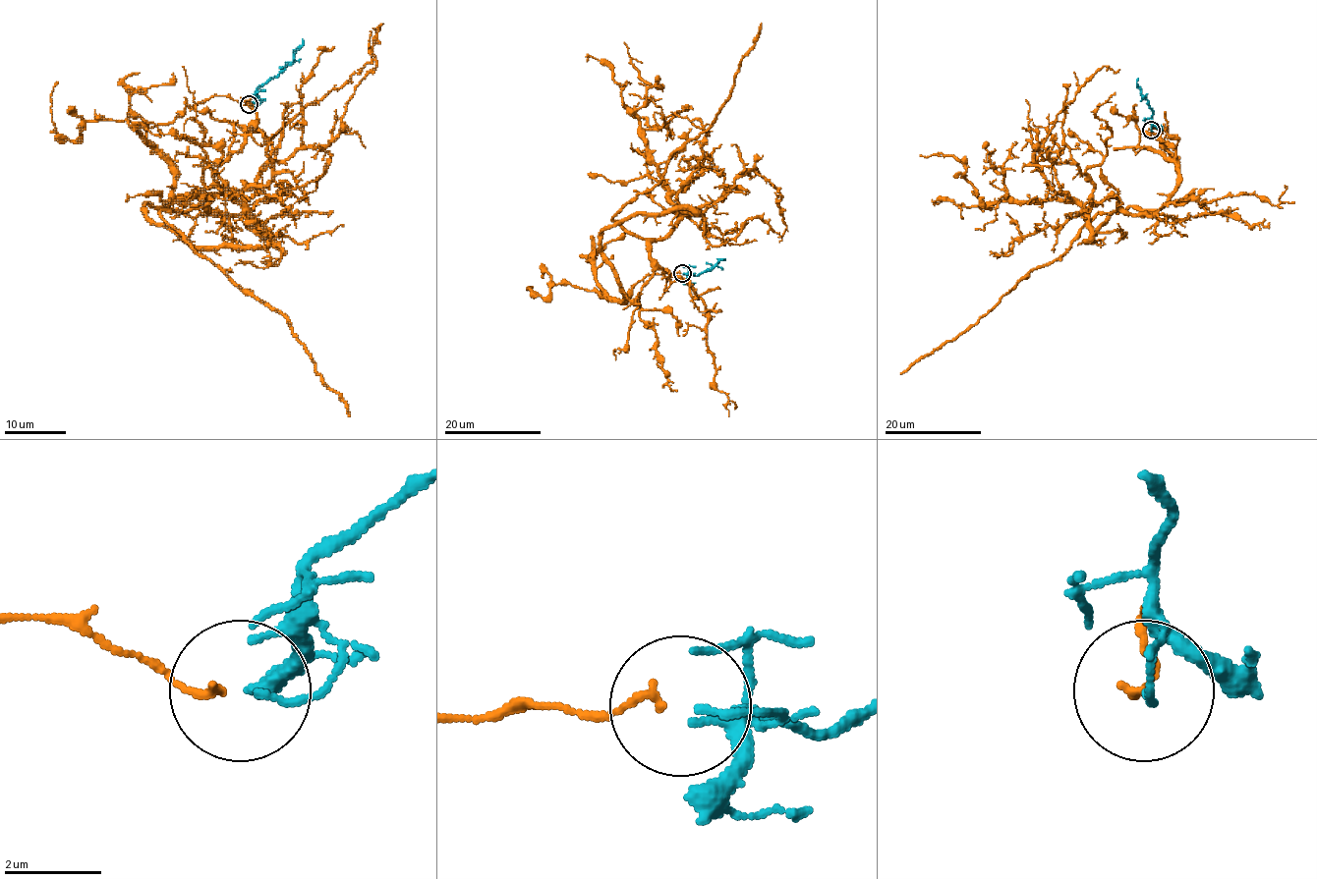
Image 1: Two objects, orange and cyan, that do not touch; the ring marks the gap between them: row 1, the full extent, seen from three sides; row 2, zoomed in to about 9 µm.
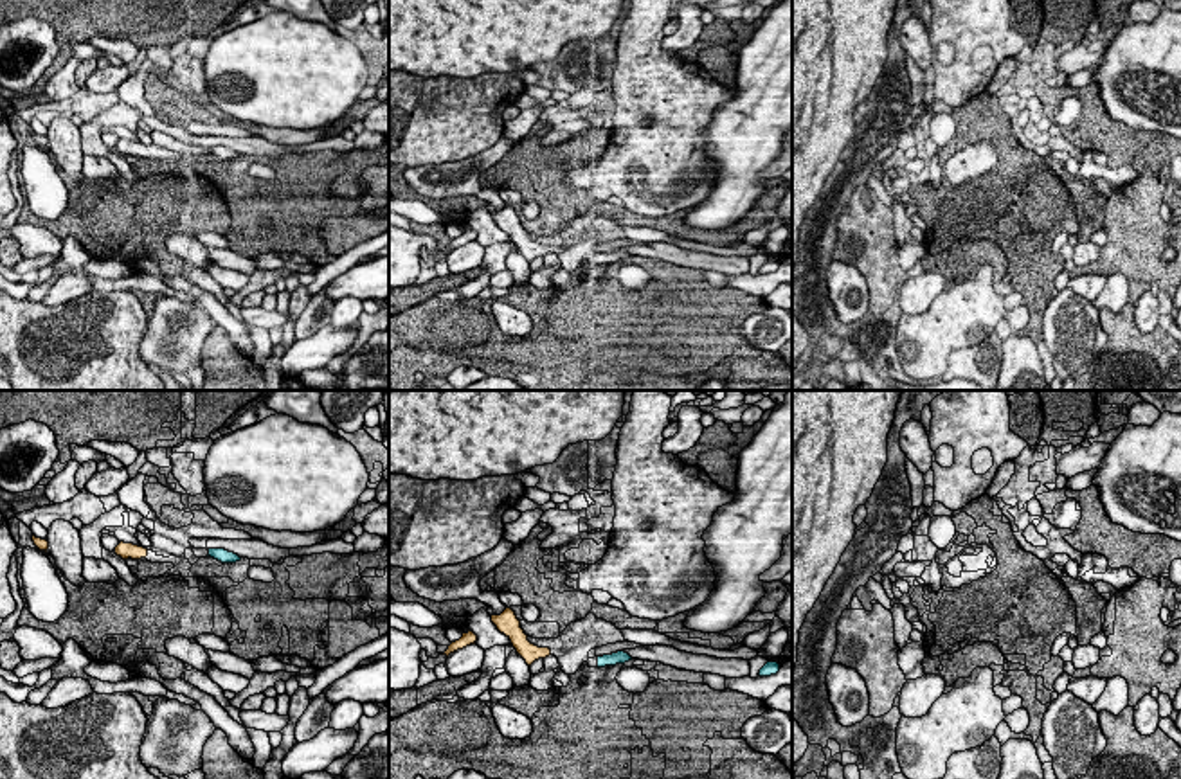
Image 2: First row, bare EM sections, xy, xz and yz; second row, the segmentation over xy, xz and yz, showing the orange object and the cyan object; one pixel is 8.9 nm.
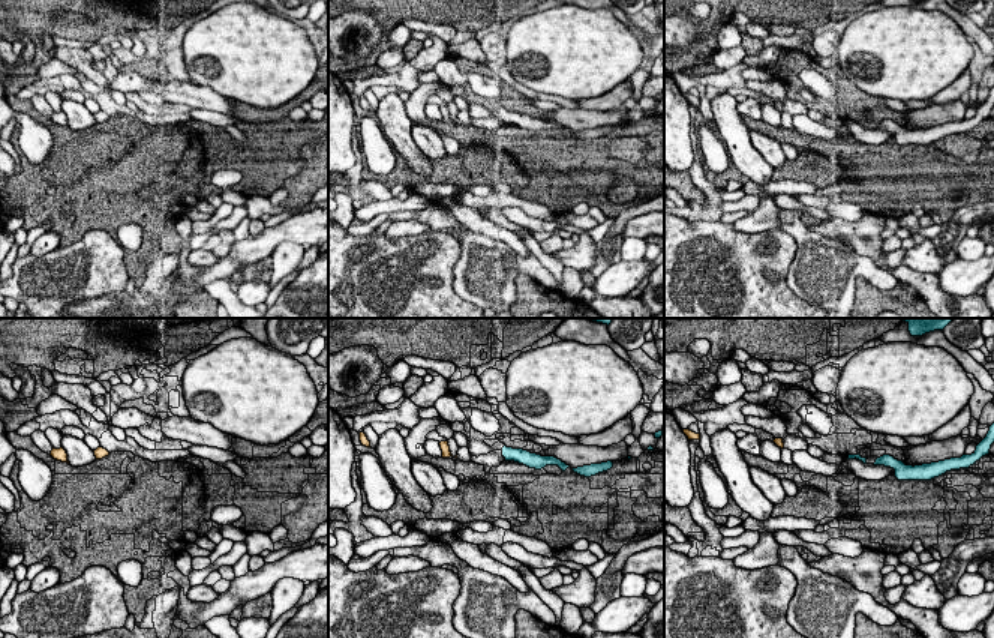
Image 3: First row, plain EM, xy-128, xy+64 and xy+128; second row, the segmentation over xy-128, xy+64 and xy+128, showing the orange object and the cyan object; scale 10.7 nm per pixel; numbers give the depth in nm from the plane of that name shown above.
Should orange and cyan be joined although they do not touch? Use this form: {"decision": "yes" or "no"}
{"decision": "yes"}

